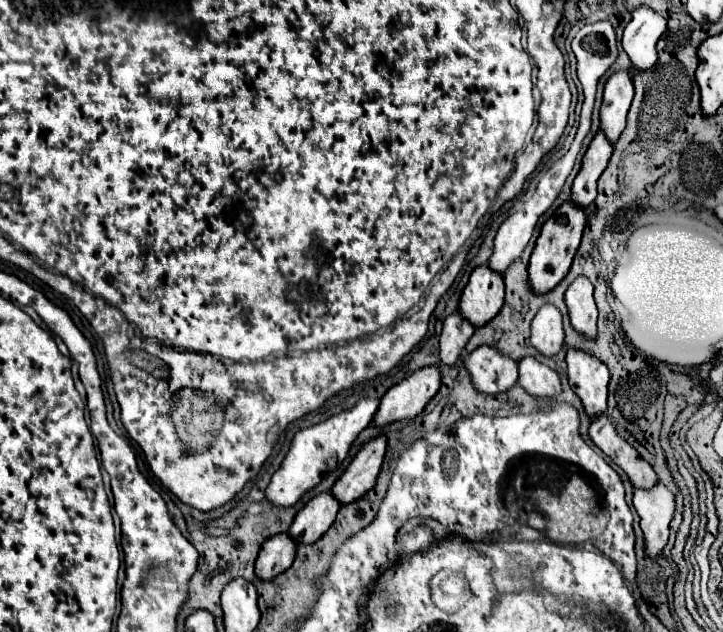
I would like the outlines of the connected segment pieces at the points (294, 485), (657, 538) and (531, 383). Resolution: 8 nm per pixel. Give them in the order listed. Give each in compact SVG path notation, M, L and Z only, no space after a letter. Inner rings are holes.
M362 399L350 411L344 411L314 427L298 431L292 439L290 451L286 453L280 469L272 475L272 479L266 487L264 495L266 495L268 503L272 503L272 507L280 507L280 509L296 505L304 493L308 493L312 487L316 487L320 483L322 475L328 471L328 461L332 457L338 459L338 463L342 463L346 459L346 455L348 455L352 443L356 441L356 437L360 435L360 431L366 429L370 425L370 421L374 419L376 409L378 409L376 399Z
M662 483L648 491L634 489L634 507L640 515L644 551L648 557L656 559L668 541L668 525L674 515L674 495Z
M524 357L518 363L520 369L520 377L518 377L518 385L524 387L524 391L532 397L546 397L552 399L556 395L560 395L560 377L556 371L552 371L550 367L542 365L540 361L536 361L534 357Z

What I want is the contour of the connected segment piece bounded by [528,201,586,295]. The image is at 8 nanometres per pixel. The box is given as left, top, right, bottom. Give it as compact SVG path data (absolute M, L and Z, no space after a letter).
M566 201L542 227L540 231L540 237L536 241L536 247L530 255L530 263L528 263L528 279L530 279L530 285L532 285L532 291L536 291L536 295L540 293L548 293L552 291L568 273L570 269L570 263L578 251L578 245L580 245L580 237L582 237L582 231L586 227L586 213L572 205L570 201Z

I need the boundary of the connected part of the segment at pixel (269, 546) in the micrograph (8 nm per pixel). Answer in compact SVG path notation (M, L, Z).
M280 533L276 537L270 537L256 559L256 577L262 581L272 581L276 575L284 573L292 565L294 557L296 543L292 543L290 535Z

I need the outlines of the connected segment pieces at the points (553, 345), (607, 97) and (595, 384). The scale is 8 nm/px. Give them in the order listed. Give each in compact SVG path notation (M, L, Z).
M544 305L530 327L530 345L546 357L556 355L564 345L562 315L554 305Z
M616 71L604 87L604 99L600 107L600 131L608 135L610 143L616 143L626 127L626 113L630 109L632 95L634 87L630 73Z
M568 349L566 363L568 383L572 391L580 397L586 415L594 419L596 415L606 413L606 385L610 381L608 367L602 361L578 349Z

